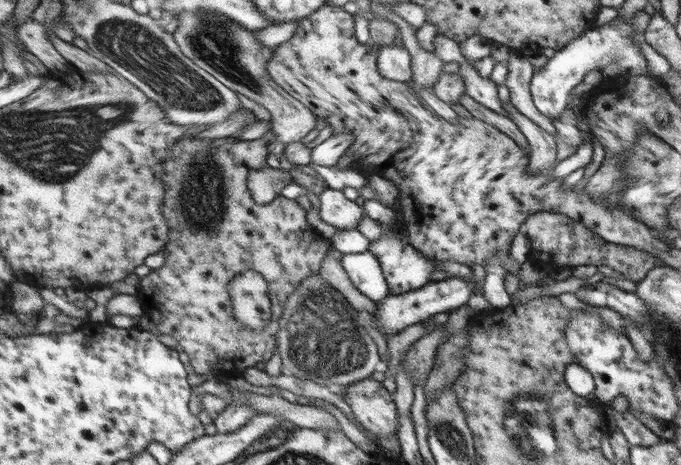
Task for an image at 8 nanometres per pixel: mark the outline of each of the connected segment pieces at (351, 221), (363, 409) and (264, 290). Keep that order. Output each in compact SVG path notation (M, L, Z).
M329 187L320 198L323 208L323 218L326 223L338 229L355 230L357 223L365 212L356 201L351 201L340 190Z
M366 379L346 385L342 398L350 405L362 426L378 438L390 438L397 434L398 407L381 382Z
M246 270L230 284L236 317L252 329L264 329L272 321L271 284L258 270Z

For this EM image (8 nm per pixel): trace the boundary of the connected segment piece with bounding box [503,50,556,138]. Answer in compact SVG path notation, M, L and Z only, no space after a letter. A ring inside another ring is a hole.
M519 50L510 51L507 68L508 74L503 83L510 91L510 103L518 109L521 114L530 118L532 122L544 128L555 138L556 130L552 125L552 120L536 109L532 99L530 80L532 80L535 72L529 61L529 56L524 55L522 51Z

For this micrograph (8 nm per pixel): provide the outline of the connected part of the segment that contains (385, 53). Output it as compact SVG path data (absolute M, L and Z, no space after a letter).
M388 46L379 49L379 70L388 80L412 80L412 55L404 47Z

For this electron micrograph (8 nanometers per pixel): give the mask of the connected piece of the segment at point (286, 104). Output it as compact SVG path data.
M182 12L178 14L180 30L176 40L180 47L197 65L227 83L234 91L264 106L272 115L273 132L284 144L294 144L306 138L318 126L313 110L296 100L272 78L270 66L276 46L260 42L258 31L246 30L244 24L216 12Z

